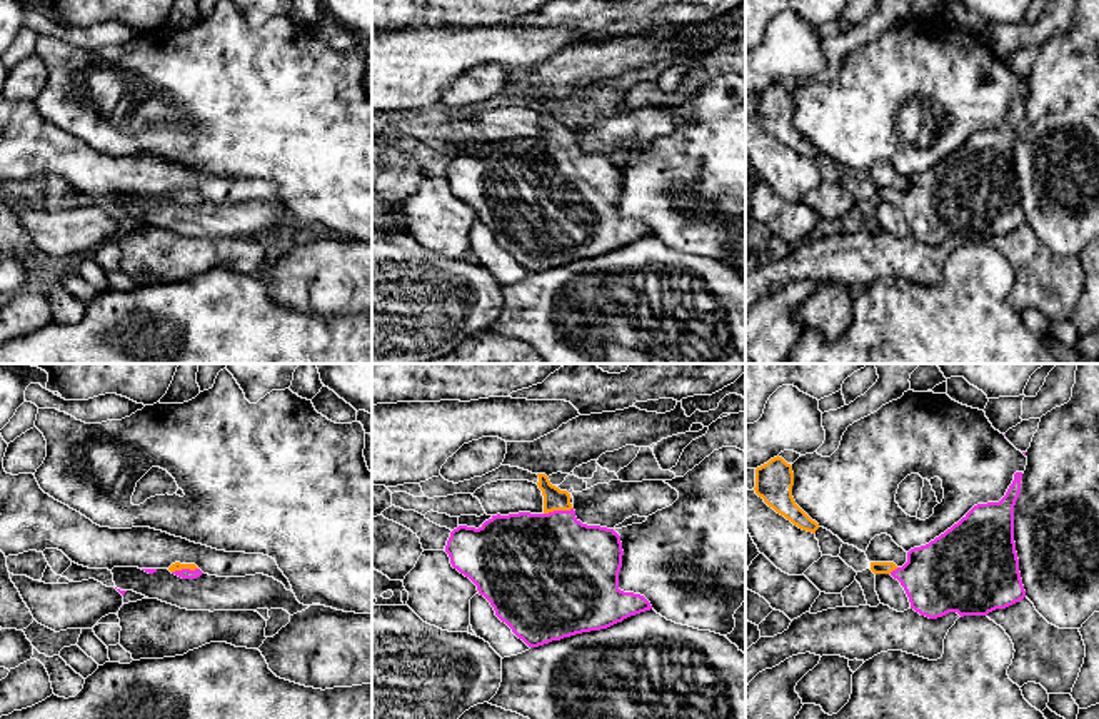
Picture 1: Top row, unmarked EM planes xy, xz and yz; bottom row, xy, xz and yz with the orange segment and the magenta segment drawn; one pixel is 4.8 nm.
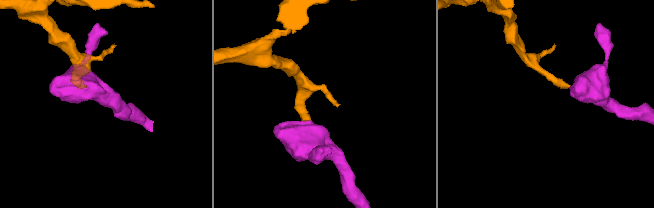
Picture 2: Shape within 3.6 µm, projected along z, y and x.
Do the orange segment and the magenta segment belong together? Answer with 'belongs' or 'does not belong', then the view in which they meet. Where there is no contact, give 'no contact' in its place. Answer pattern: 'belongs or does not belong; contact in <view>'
belongs; contact in xz

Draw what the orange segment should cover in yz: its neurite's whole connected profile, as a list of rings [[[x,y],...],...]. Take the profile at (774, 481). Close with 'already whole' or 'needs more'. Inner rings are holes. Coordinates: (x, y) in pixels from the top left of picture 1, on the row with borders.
[[[774,457],[767,464],[755,469],[755,494],[802,530],[815,534],[819,524],[812,520],[792,497],[794,472],[792,465],[782,457]]]; already whole

